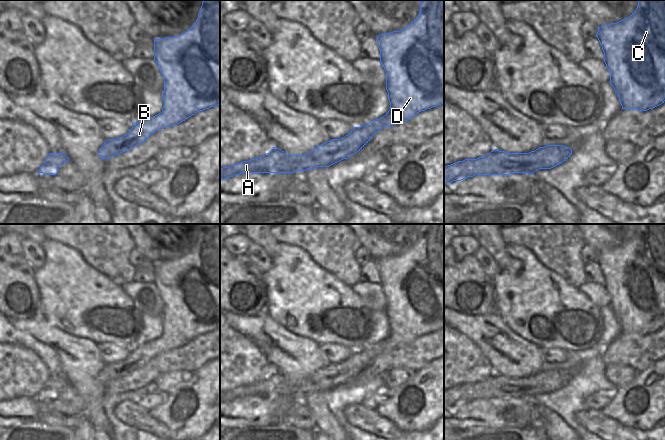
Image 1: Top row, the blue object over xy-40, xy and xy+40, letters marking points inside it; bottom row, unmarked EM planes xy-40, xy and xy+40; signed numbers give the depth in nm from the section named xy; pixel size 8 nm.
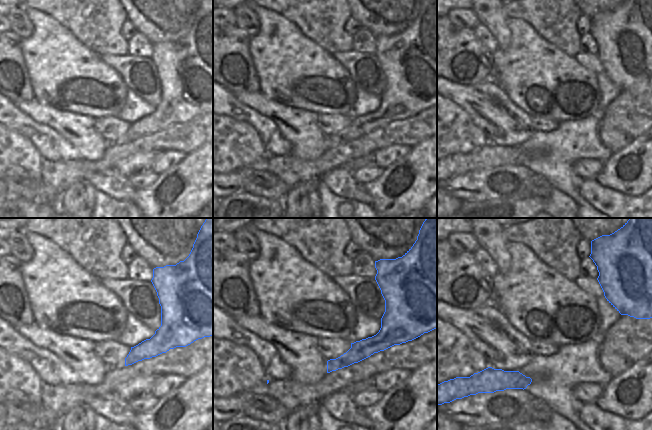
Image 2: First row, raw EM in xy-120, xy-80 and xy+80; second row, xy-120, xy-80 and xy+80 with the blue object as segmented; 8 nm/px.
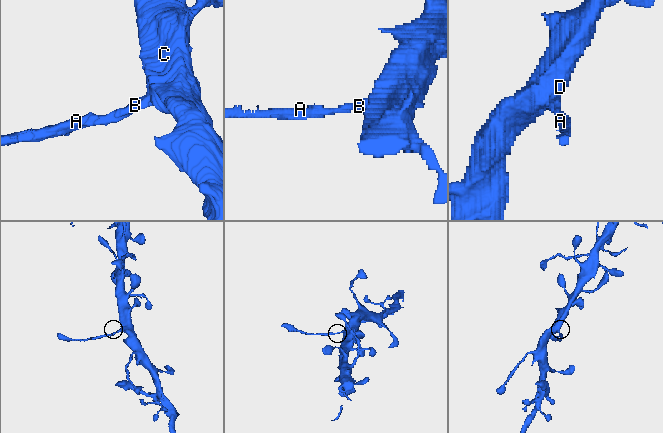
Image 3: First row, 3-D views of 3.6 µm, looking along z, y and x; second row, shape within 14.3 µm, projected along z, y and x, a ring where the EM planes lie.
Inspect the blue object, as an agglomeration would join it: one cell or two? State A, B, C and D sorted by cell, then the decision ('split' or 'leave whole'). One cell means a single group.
A B C D; leave whole

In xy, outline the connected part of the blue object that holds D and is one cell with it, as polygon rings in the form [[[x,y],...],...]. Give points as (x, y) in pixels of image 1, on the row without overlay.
[[[421,224],[418,240],[399,255],[376,261],[380,286],[386,296],[386,314],[390,334],[381,342],[354,351],[345,361],[327,365],[305,379],[287,379],[277,371],[255,383],[220,393],[220,403],[241,397],[294,397],[317,391],[329,391],[360,375],[383,351],[403,347],[421,335],[444,327],[444,224]]]

